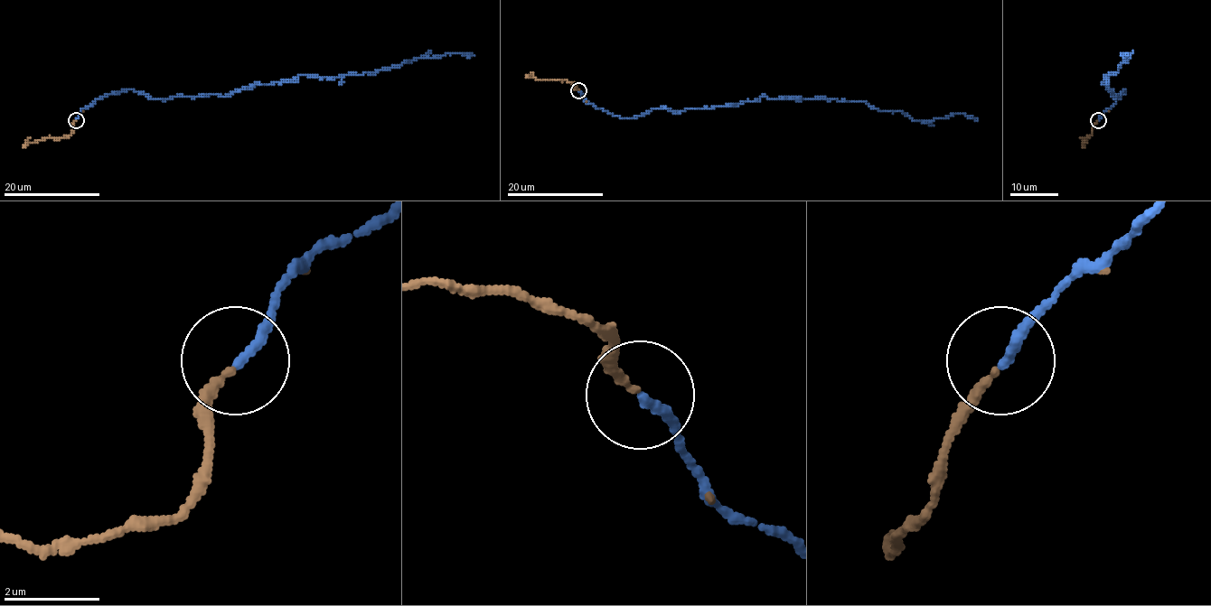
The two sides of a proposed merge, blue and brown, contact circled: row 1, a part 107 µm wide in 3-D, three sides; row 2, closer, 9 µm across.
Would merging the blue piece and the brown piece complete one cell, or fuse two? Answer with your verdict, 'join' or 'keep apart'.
join

